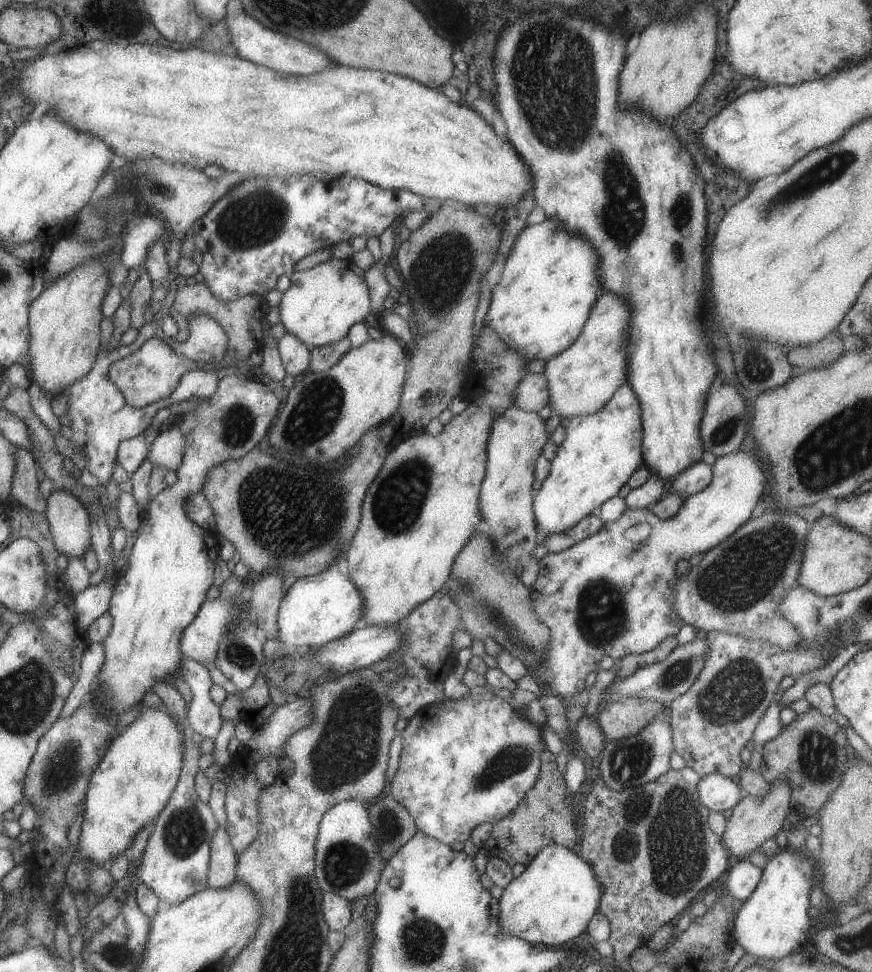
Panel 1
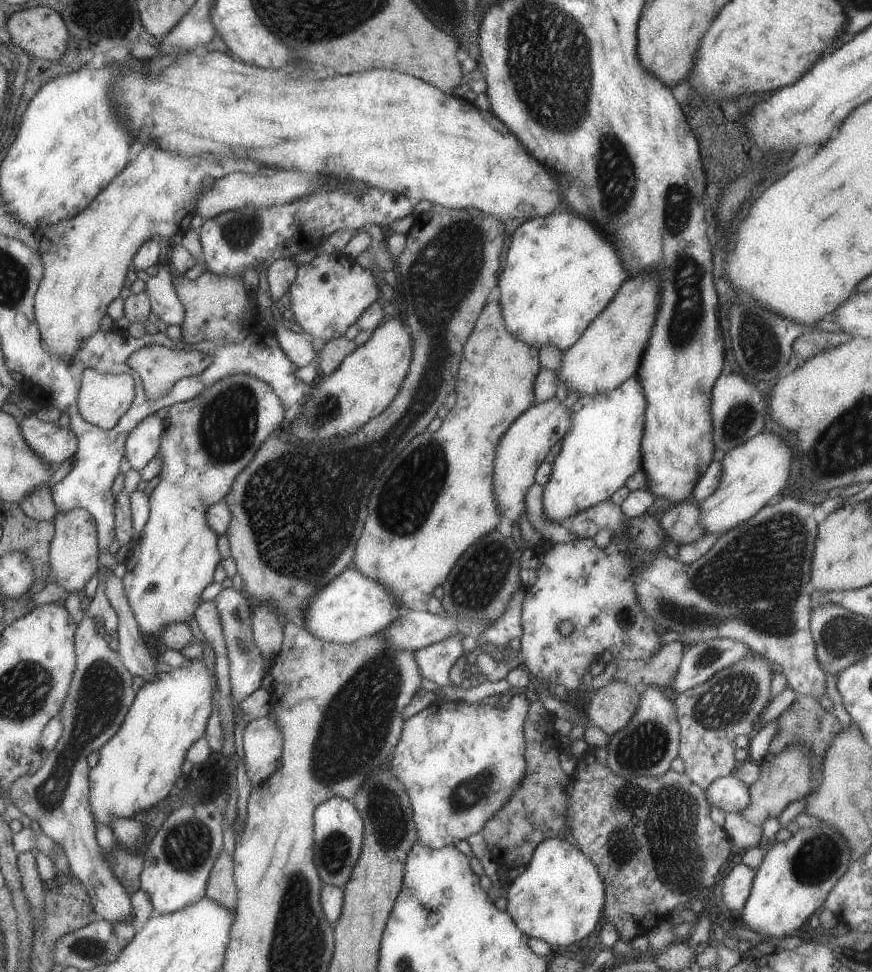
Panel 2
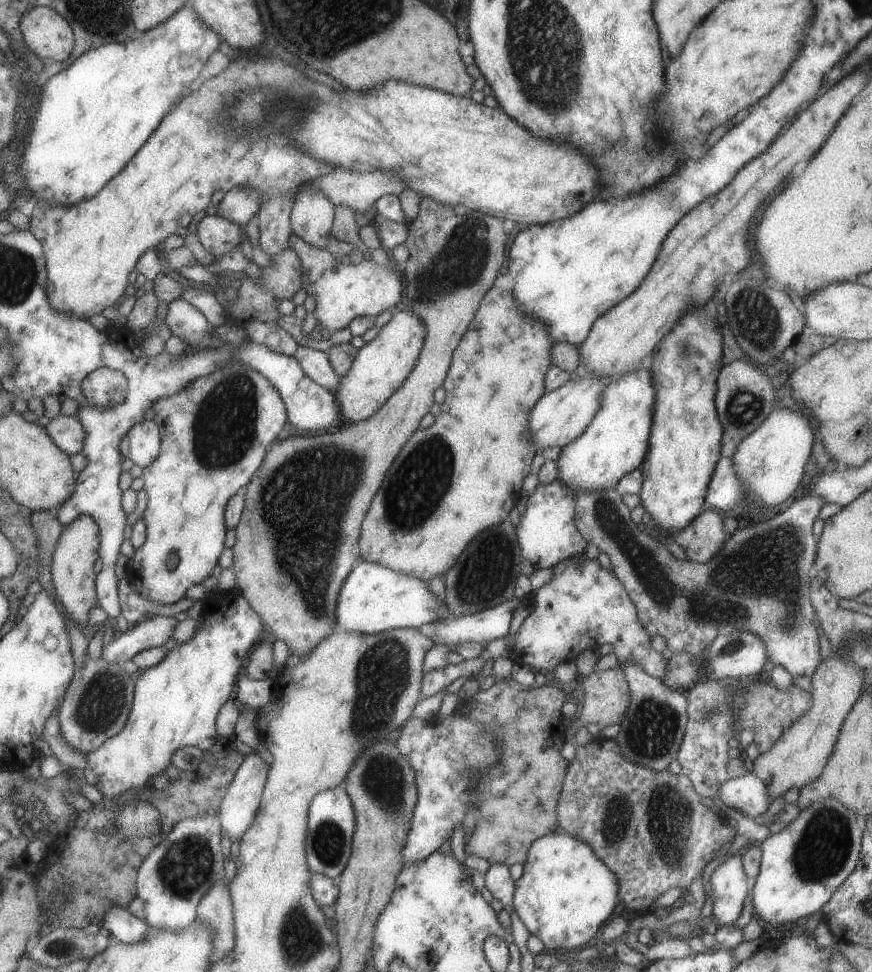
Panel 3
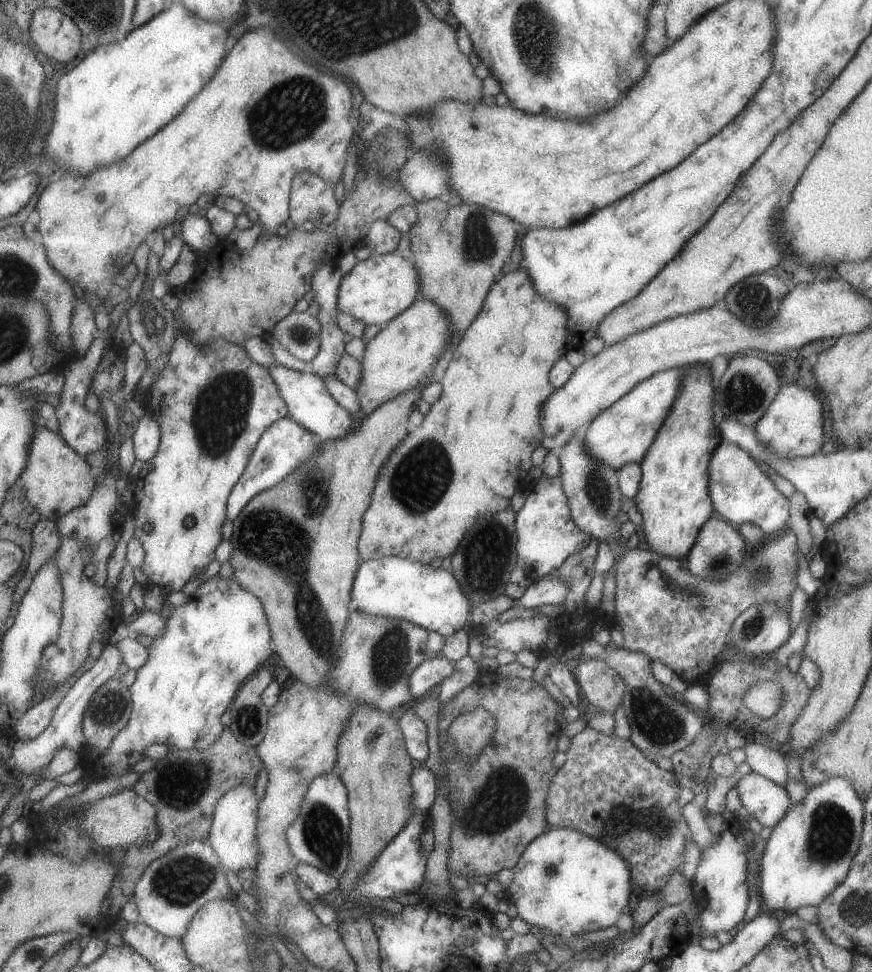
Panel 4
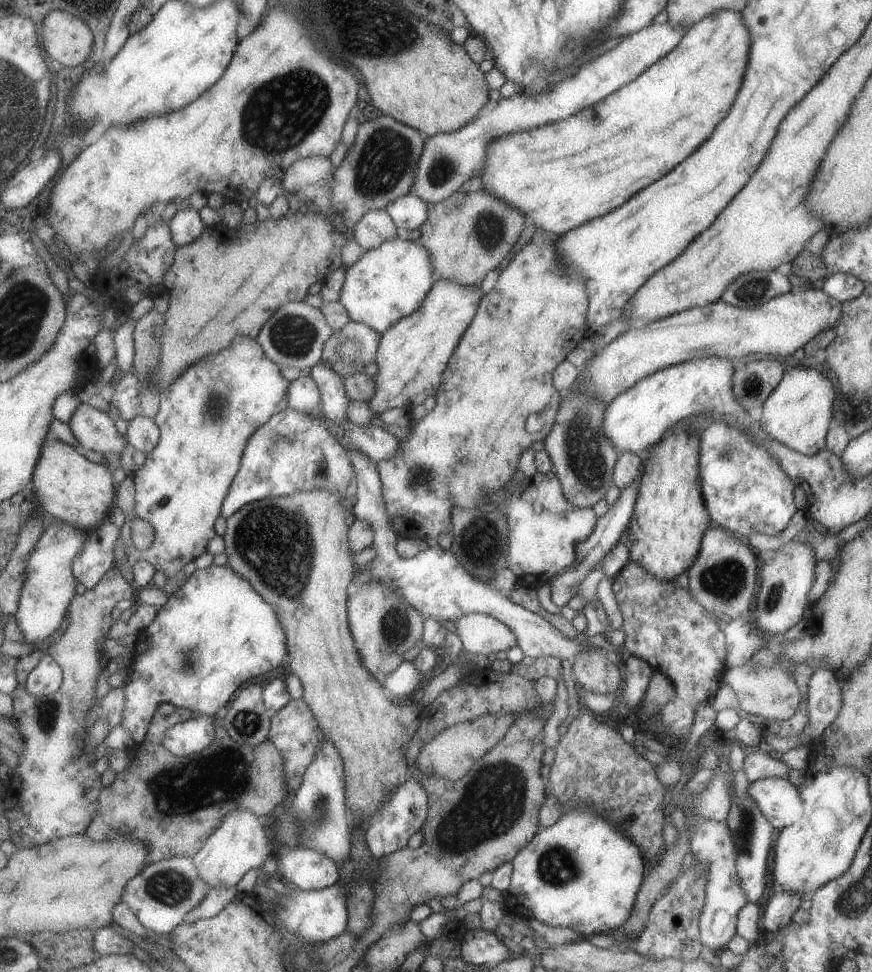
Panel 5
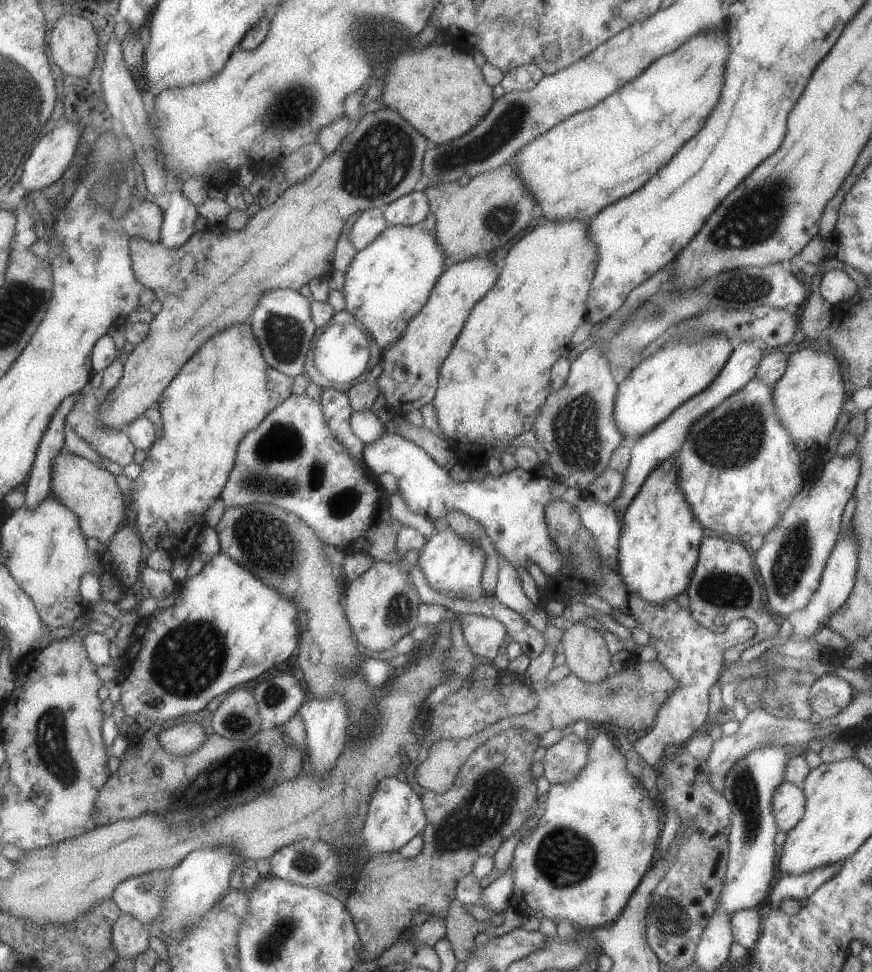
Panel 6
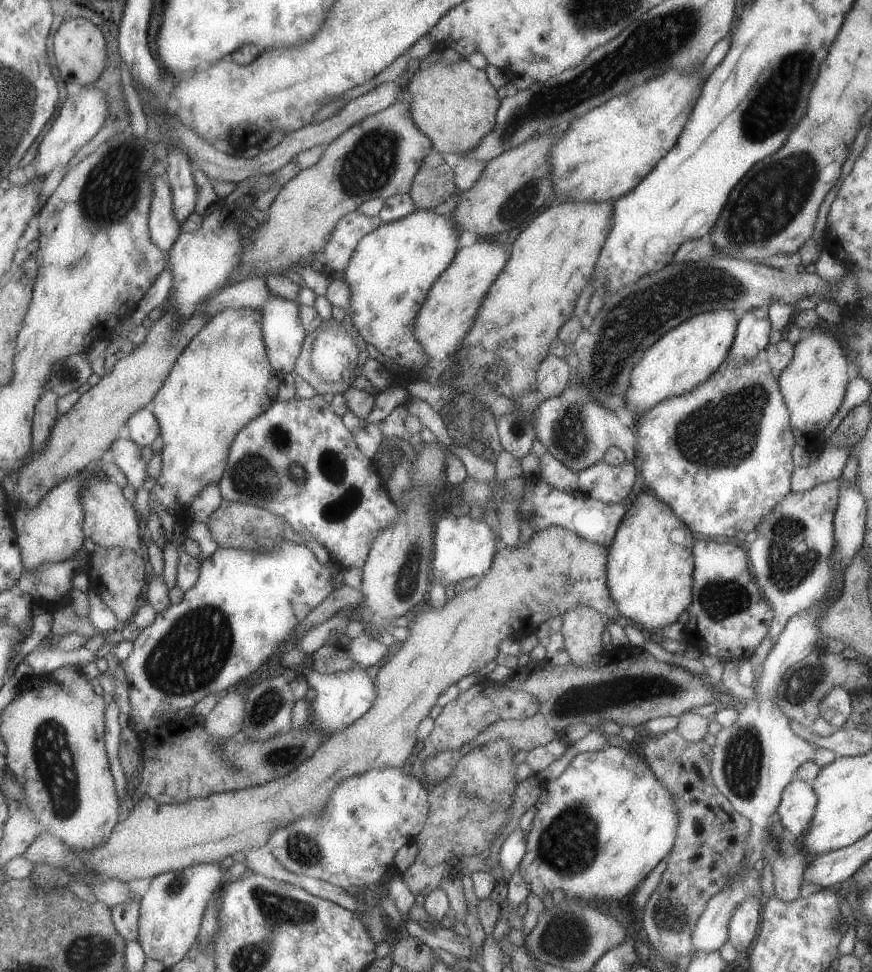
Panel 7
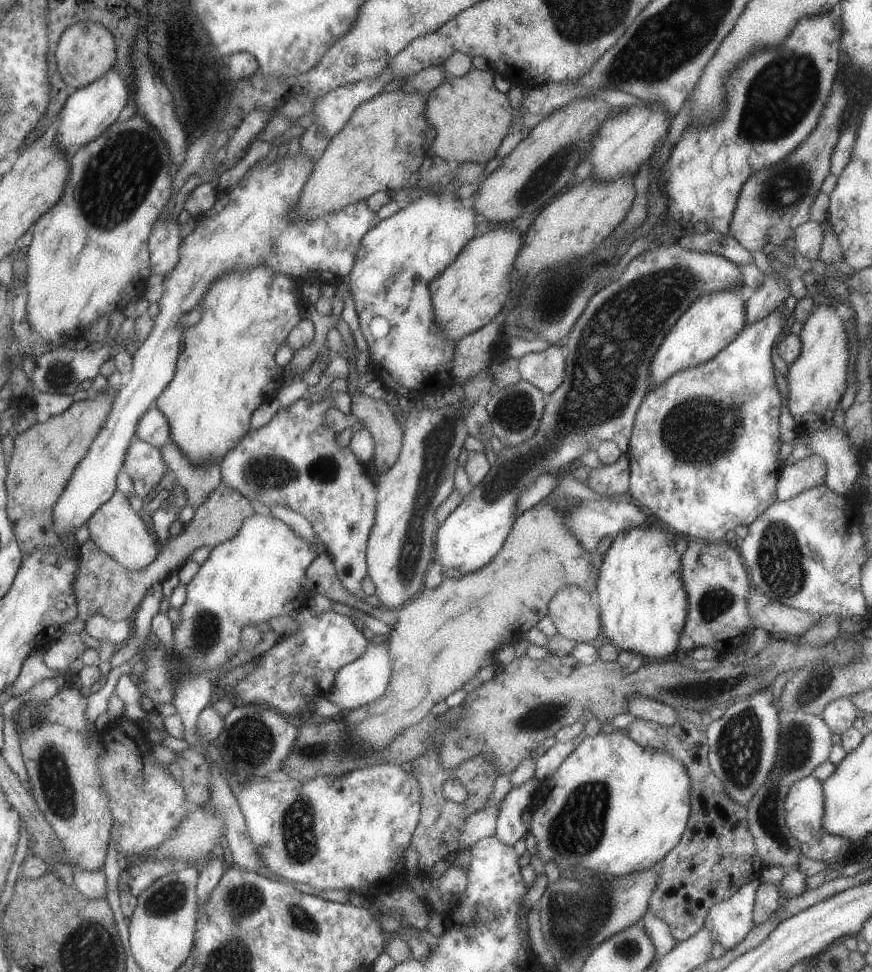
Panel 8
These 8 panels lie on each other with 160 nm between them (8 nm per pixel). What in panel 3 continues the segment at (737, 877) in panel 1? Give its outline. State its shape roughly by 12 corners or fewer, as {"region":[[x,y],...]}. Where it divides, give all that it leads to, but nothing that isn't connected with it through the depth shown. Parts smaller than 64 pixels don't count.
{"region":[[738,851],[709,878],[710,918],[733,924],[747,897],[747,876]]}

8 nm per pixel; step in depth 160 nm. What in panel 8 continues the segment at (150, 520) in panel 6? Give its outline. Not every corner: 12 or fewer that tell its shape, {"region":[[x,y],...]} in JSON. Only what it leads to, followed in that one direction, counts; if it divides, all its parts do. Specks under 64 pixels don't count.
{"region":[[215,279],[154,400],[195,467],[284,383],[300,283]]}

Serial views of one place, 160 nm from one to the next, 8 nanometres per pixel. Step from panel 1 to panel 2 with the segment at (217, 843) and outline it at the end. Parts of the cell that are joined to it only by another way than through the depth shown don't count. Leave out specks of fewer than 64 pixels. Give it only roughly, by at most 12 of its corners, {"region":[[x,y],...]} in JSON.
{"region":[[232,858],[213,862],[205,896],[235,912]]}

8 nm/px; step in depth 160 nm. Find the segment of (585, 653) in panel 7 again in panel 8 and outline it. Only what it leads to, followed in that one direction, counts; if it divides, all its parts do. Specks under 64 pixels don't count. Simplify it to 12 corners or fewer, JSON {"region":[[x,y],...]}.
{"region":[[561,587],[547,615],[563,638],[595,642],[602,626],[595,598]]}

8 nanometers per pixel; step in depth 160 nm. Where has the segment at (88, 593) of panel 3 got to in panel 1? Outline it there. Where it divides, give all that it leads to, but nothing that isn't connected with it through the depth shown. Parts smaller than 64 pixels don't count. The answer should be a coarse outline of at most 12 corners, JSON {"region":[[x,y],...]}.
{"region":[[62,489],[45,497],[58,554],[82,557],[90,546],[89,515]]}

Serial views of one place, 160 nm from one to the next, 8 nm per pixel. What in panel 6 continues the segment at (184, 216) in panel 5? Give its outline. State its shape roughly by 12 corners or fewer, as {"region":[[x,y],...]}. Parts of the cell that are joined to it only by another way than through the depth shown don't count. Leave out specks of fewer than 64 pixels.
{"region":[[181,182],[162,212],[160,242],[177,248],[194,234],[196,207],[181,194]]}

